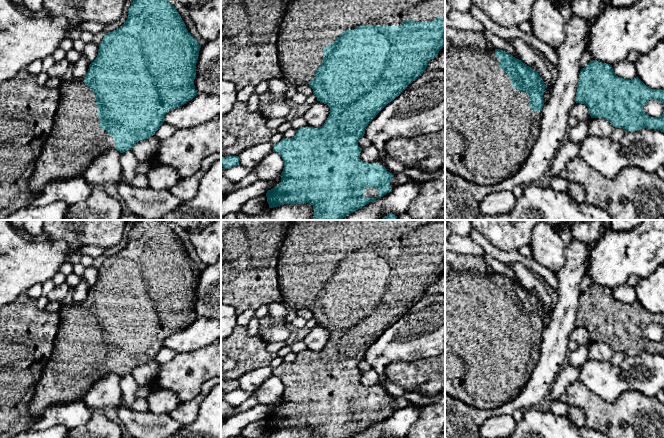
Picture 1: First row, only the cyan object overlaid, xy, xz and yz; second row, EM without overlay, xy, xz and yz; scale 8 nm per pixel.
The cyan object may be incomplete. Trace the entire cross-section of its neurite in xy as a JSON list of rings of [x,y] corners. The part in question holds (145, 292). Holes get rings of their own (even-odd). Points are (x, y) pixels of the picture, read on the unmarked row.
[[[137,220],[128,234],[126,246],[104,259],[98,279],[89,289],[87,298],[81,303],[61,305],[54,350],[35,386],[29,406],[29,429],[48,407],[83,400],[87,390],[103,376],[116,373],[123,377],[139,365],[153,360],[170,334],[186,328],[198,318],[194,303],[200,272],[201,269],[188,256],[180,238],[165,220]]]

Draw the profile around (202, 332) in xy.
[[[198,317],[186,328],[170,334],[164,347],[177,354],[196,351],[221,340],[221,318]]]

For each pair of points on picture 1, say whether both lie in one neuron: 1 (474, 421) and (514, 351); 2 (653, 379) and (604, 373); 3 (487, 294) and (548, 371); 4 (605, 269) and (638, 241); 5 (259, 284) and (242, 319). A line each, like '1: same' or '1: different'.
1: different
2: same
3: different
4: same
5: different

